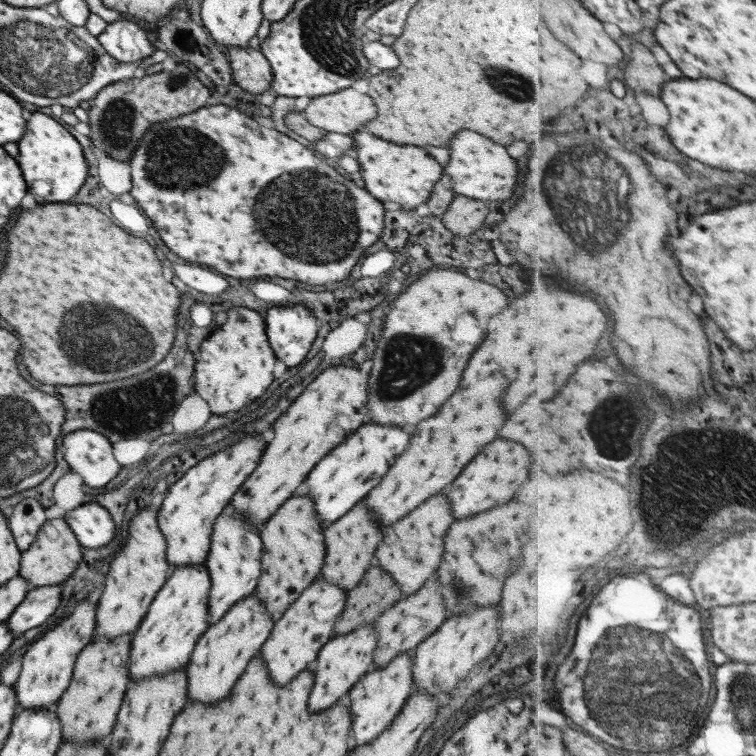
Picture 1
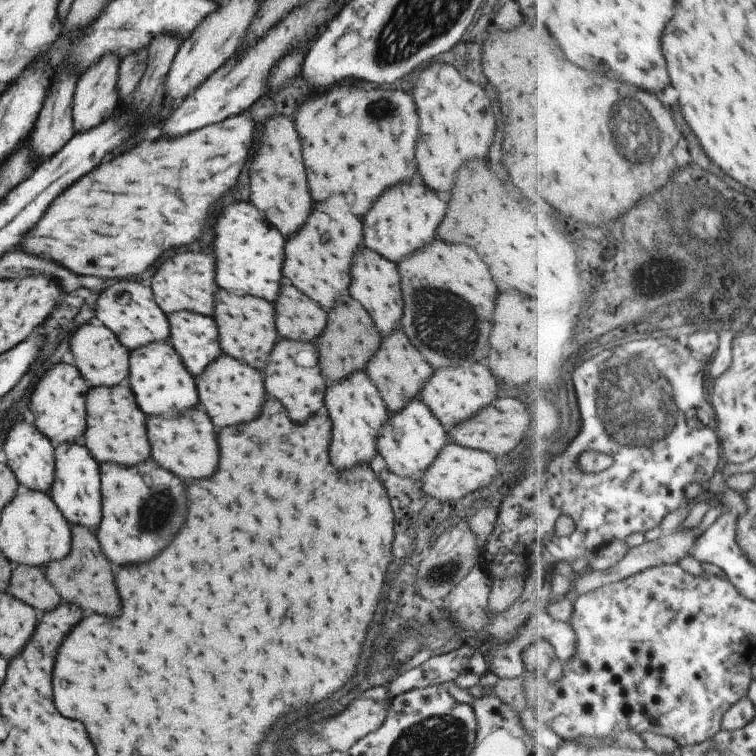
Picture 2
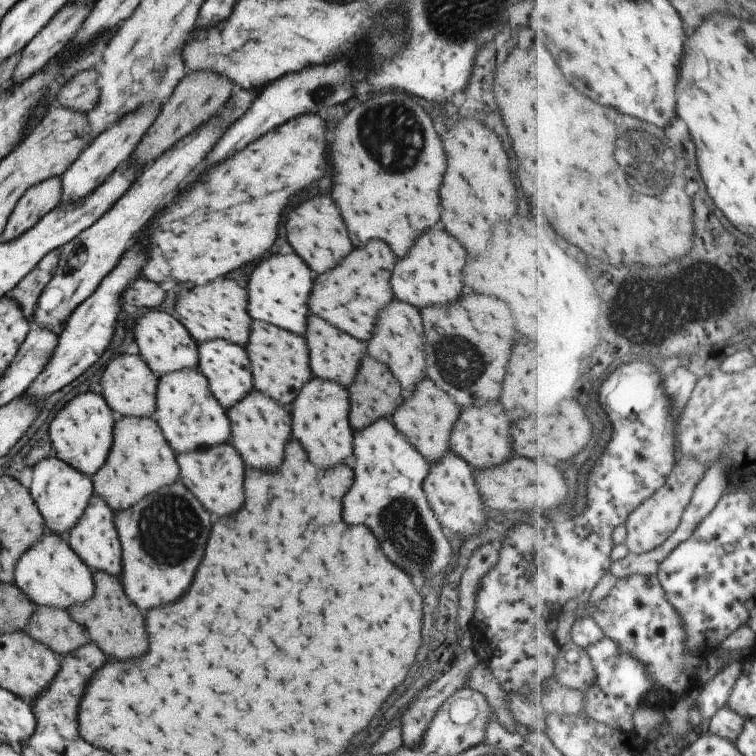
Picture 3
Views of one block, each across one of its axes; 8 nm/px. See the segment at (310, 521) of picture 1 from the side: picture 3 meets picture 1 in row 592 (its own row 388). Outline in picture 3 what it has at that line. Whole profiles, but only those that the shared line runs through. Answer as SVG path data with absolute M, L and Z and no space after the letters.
M252 319L250 334L244 348L250 361L253 388L278 401L282 406L288 407L297 392L301 391L306 381L313 376L305 337L275 324Z

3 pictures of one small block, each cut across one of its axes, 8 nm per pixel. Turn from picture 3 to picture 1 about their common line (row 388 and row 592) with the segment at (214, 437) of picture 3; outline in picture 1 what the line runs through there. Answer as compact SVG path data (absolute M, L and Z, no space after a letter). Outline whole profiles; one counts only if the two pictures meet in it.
M186 565L170 571L166 583L156 593L146 616L133 633L129 677L132 682L186 667L198 639L209 627L211 582L204 565Z

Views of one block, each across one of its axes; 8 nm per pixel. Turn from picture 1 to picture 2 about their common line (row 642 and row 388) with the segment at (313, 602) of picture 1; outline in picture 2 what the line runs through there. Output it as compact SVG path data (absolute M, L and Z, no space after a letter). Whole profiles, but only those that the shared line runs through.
M278 338L261 374L264 374L267 396L278 398L294 422L304 422L312 412L324 411L323 398L328 381L318 368L313 343Z

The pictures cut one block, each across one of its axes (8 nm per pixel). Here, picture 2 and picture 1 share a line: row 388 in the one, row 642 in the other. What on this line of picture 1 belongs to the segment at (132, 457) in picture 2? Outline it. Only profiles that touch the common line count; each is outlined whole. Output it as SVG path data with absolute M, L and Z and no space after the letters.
M133 633L113 639L92 639L77 657L69 687L54 706L61 724L63 740L84 744L84 740L108 741L124 695L132 682L129 677L130 647Z

